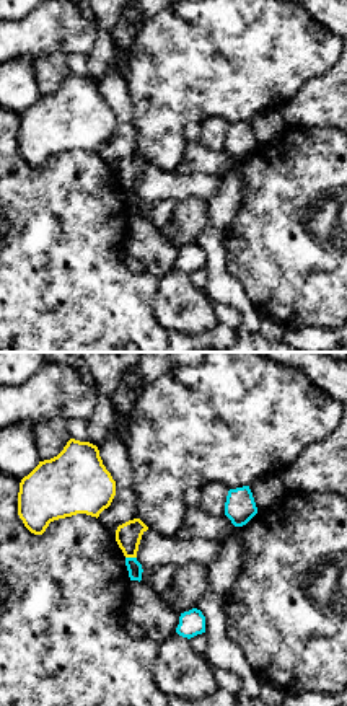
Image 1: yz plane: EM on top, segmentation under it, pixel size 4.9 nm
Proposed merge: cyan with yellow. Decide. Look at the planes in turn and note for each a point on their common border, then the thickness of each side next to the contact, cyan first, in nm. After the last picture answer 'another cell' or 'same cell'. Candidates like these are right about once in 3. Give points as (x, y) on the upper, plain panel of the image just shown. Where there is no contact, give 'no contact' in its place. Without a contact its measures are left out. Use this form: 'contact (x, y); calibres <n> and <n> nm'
contact (131, 193); calibres 70 and 130 nm

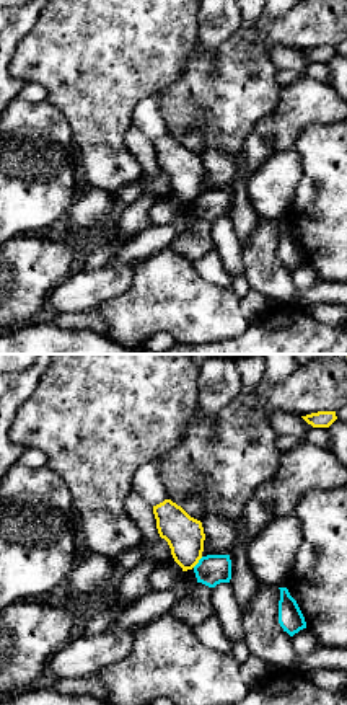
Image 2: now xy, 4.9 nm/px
contact (199, 196); calibres 150 and 190 nm

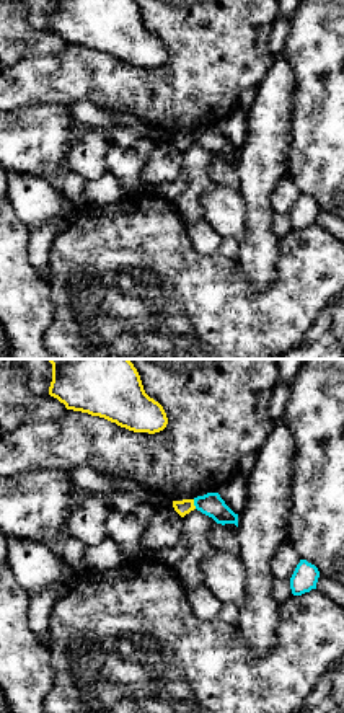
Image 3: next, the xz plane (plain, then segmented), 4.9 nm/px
contact (194, 139); calibres 120 and 70 nm

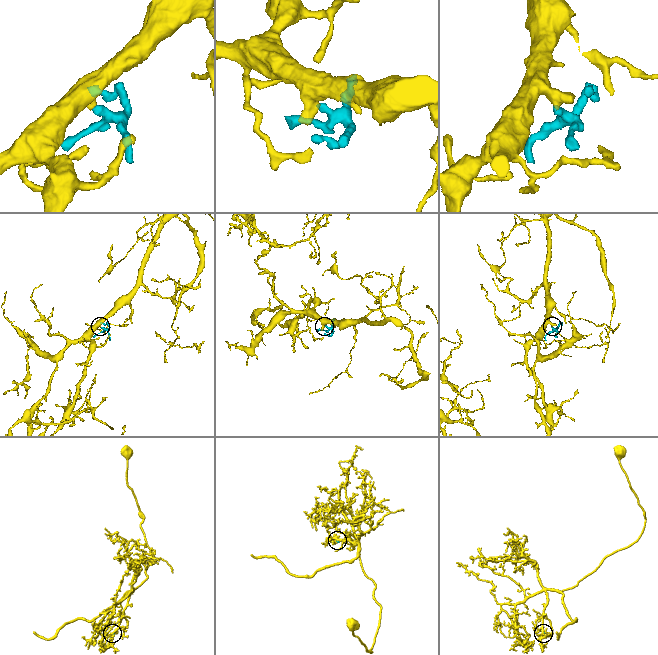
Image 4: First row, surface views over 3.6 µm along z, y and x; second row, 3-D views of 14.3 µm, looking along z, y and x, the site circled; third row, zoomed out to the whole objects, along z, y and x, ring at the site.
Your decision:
another cell

